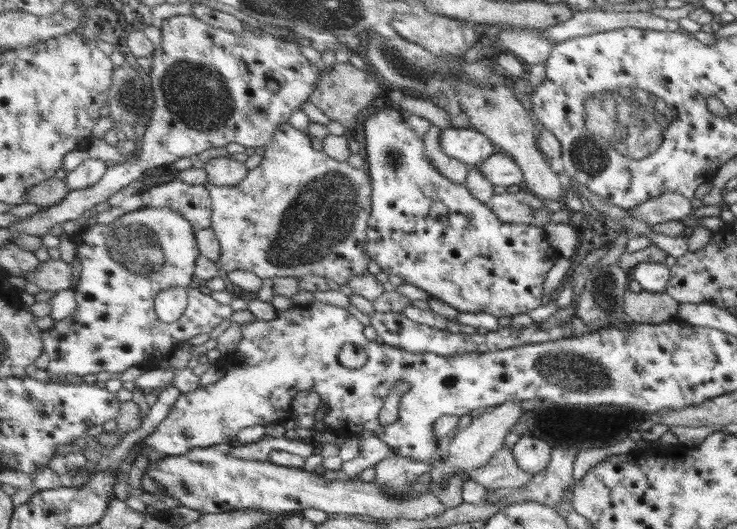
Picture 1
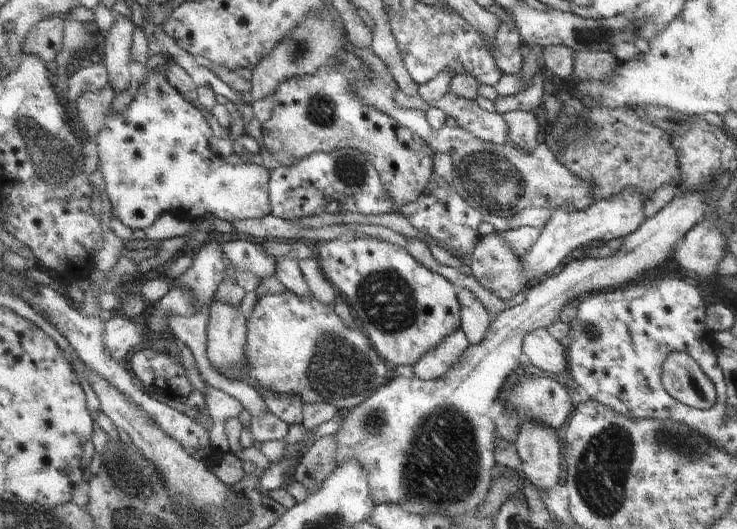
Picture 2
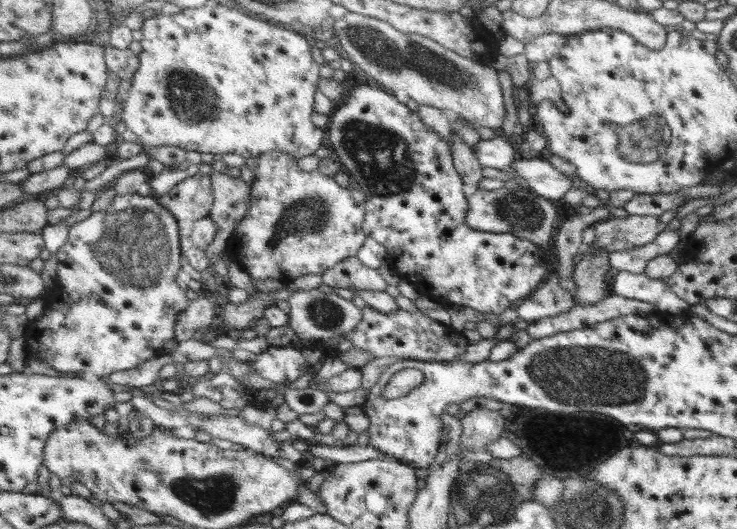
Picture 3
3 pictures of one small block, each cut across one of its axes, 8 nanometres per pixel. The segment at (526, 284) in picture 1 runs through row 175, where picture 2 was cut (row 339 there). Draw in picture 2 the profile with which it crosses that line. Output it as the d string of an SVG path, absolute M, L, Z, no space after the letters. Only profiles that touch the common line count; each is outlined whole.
M365 237L353 241L321 241L314 244L314 248L315 258L323 268L323 274L349 302L361 330L370 338L375 350L393 367L415 367L423 355L439 348L447 336L462 328L462 302L457 287L441 274L425 268L400 245Z

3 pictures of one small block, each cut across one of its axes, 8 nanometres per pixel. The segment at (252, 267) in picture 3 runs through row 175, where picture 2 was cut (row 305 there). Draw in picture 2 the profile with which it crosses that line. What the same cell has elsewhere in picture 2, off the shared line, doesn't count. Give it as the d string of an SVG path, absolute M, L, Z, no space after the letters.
M286 289L285 292L279 294L265 294L263 297L256 301L256 304L249 314L248 322L247 322L247 360L249 365L248 374L248 384L257 388L257 390L261 389L272 389L275 392L280 394L292 394L300 395L303 398L304 403L311 402L319 402L319 403L328 403L333 405L338 412L349 412L353 408L364 404L371 396L374 396L389 380L390 372L389 366L385 358L375 350L374 345L369 337L358 328L349 328L345 322L343 322L343 318L337 314L337 310L335 310L335 306L325 306L323 302L319 302L313 294L307 298L307 296L297 296L295 292L291 292L291 290Z

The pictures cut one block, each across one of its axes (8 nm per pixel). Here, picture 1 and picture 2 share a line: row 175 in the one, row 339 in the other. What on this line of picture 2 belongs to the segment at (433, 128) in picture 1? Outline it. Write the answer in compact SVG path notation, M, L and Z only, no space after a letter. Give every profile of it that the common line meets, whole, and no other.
M459 328L455 334L447 336L447 340L439 344L439 348L422 356L419 363L413 367L414 376L425 381L442 378L452 367L455 367L455 364L459 363L469 347L470 340L466 332Z

